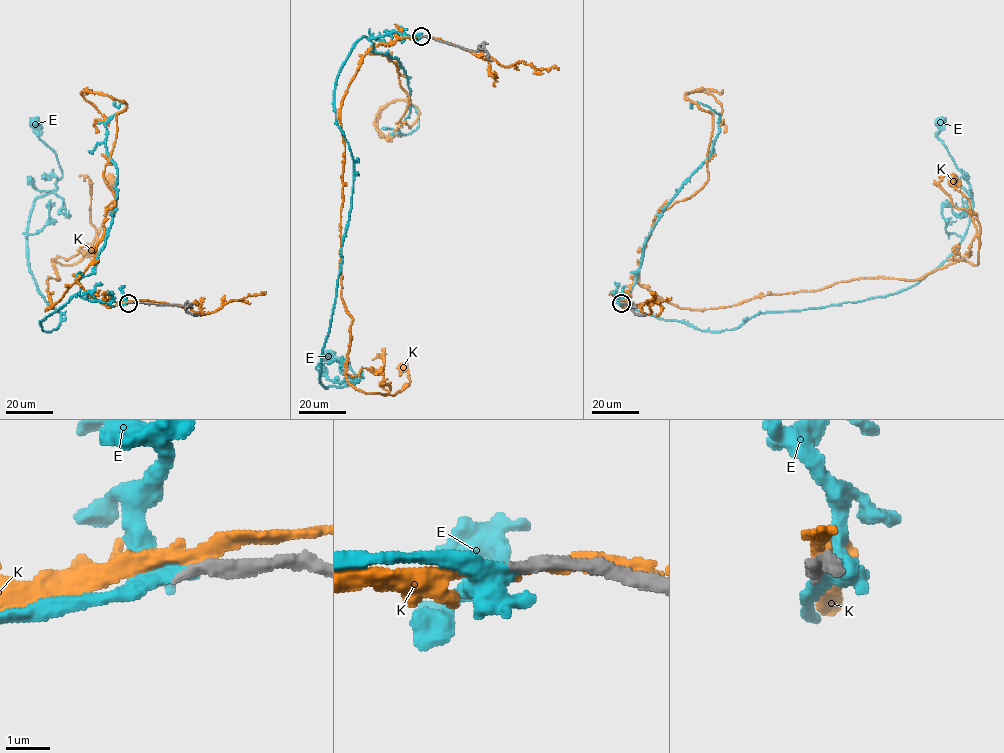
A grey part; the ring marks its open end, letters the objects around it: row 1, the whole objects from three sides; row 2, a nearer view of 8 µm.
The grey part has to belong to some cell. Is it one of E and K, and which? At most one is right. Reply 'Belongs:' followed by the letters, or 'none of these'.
Belongs: E

